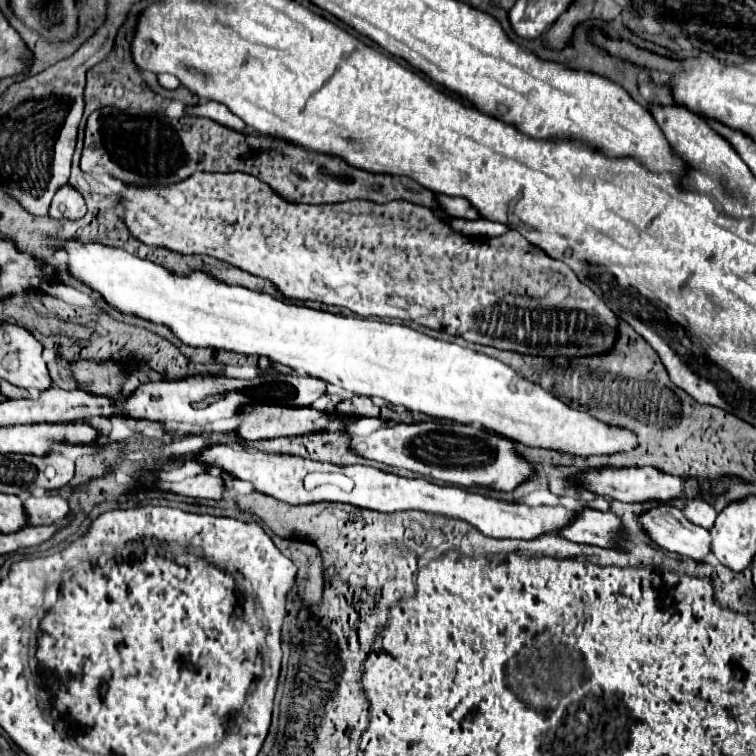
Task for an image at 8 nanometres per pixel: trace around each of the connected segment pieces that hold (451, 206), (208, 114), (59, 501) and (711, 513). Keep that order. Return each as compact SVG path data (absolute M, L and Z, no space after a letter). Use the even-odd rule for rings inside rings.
M439 194L441 206L445 212L449 212L451 218L463 218L463 220L479 220L479 214L475 212L475 208L471 204L467 204L467 200L461 198L451 198L445 194Z
M199 102L197 106L185 106L185 112L187 114L197 114L197 116L205 116L205 118L211 118L223 126L229 126L237 132L243 132L243 134L251 134L245 126L245 122L241 118L237 118L235 114L231 114L223 104L217 104L217 102Z
M45 494L45 496L29 496L25 502L25 512L29 512L29 522L33 526L41 524L55 524L57 520L65 518L71 508L69 502L59 494Z
M691 500L685 504L685 510L683 514L687 516L687 520L691 520L693 524L705 528L705 530L711 530L713 524L715 524L715 508L711 504L707 504L705 500Z

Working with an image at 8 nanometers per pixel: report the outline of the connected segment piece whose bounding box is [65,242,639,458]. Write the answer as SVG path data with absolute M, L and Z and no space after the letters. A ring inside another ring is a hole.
M67 242L65 250L69 254L69 270L75 278L83 280L93 290L99 290L103 298L109 304L117 306L121 312L169 326L189 346L211 346L241 354L267 356L269 360L277 360L299 374L305 372L309 376L317 376L325 382L341 386L351 394L381 396L391 404L405 406L407 410L419 410L431 418L447 418L453 422L473 424L529 448L567 452L585 458L593 454L611 456L617 452L629 452L639 448L639 436L635 432L621 426L609 426L583 410L569 408L565 402L555 398L539 384L523 378L511 366L487 354L427 336L409 326L307 308L303 304L277 300L249 288L221 284L203 272L191 272L189 276L181 278L155 262L141 260L129 252L123 252L121 248L109 248L103 244Z

